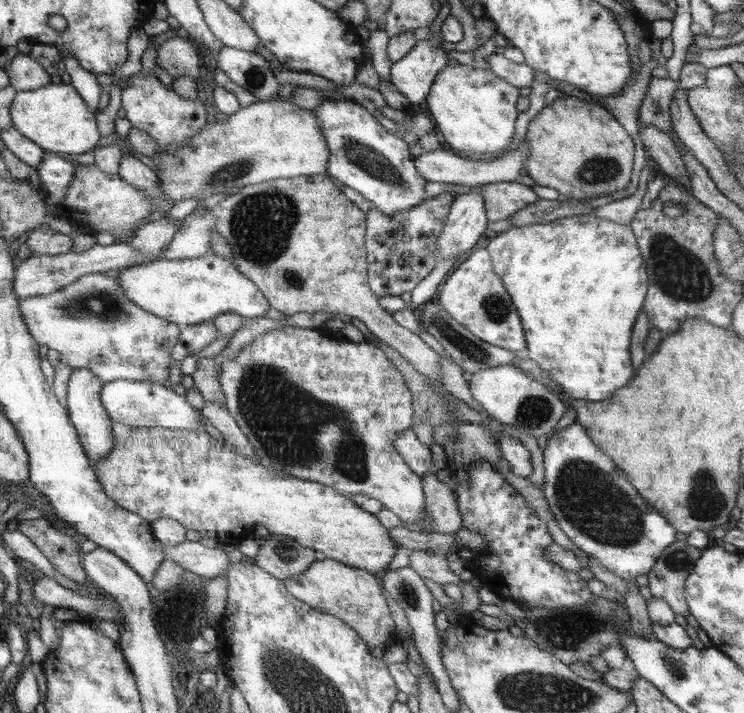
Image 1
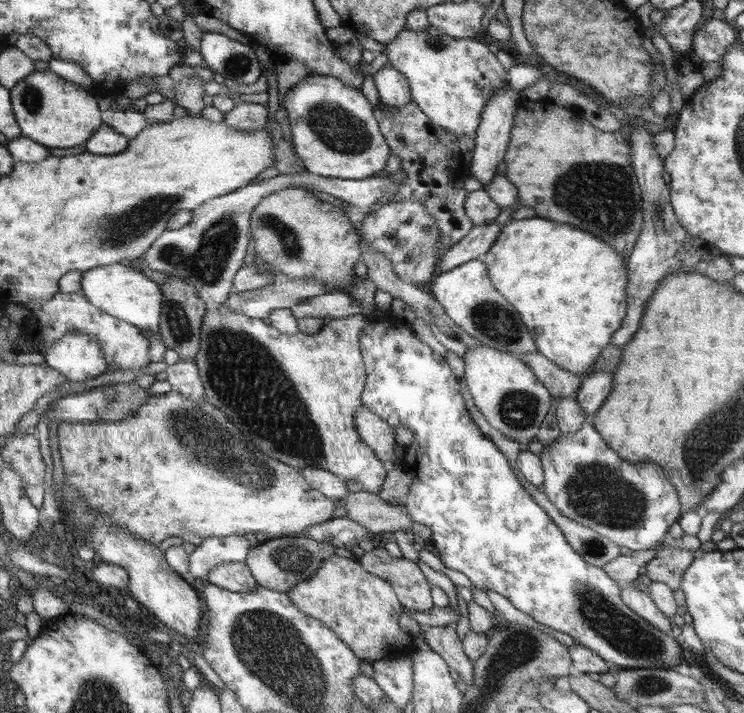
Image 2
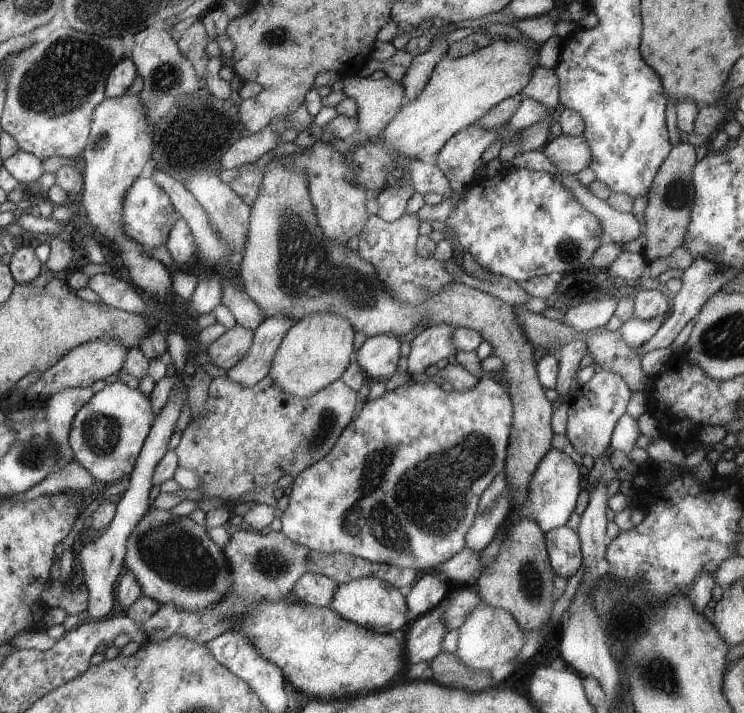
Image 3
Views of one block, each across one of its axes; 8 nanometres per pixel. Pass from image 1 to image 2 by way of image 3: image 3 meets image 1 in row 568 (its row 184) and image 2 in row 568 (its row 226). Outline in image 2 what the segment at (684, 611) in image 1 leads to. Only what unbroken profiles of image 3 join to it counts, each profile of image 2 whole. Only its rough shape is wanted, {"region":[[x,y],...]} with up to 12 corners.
{"region":[[663,548],[646,575],[678,589],[693,552]]}

